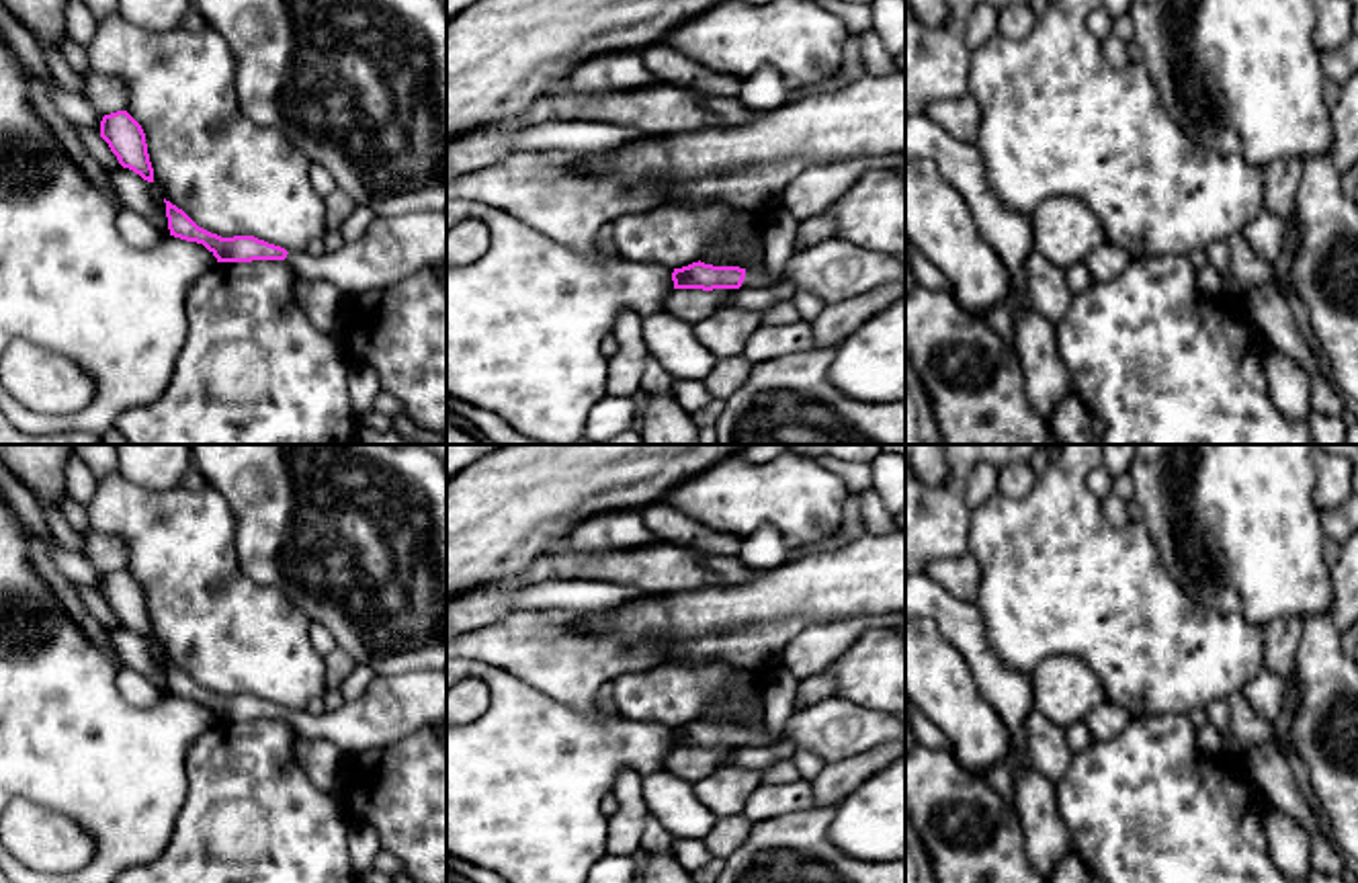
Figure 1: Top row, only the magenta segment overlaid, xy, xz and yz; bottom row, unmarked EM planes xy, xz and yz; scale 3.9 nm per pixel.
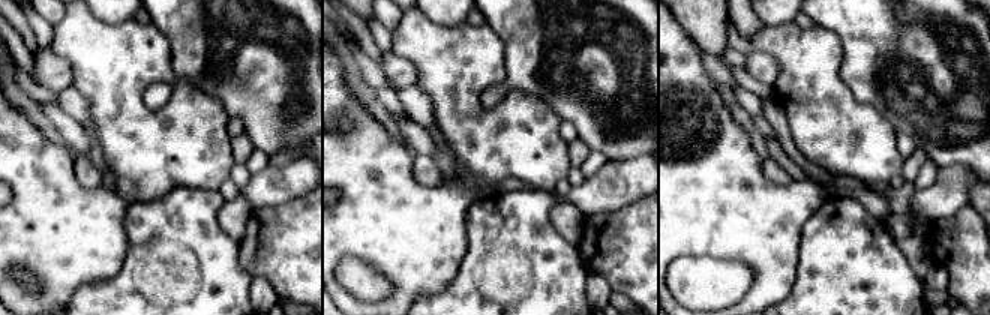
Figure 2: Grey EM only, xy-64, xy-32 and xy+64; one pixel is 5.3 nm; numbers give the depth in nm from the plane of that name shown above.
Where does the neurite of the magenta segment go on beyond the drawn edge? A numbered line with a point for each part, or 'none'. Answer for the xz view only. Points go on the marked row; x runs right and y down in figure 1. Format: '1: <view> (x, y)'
1: xz (754, 277)

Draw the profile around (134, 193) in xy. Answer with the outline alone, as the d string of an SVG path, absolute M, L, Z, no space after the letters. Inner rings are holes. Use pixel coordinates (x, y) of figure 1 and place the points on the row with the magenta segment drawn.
M113 168L107 172L123 209L137 211L150 219L162 232L162 236L170 236L166 211L160 205L160 193L154 193L150 182L129 168Z

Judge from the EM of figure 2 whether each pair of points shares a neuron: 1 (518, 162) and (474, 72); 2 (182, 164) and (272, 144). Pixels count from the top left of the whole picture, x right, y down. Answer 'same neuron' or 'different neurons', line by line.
1: same neuron
2: different neurons

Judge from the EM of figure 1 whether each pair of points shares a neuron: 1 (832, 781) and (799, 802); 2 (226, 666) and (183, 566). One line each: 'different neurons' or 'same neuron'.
1: different neurons
2: same neuron

